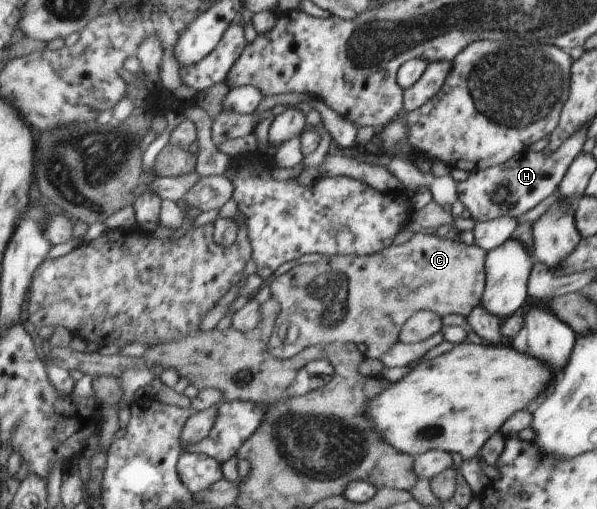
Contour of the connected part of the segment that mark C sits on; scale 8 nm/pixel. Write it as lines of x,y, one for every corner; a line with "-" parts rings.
415,230
408,242
387,247
372,256
330,256
319,262
298,264
284,275
267,282
273,298
281,306
278,339
282,339
286,347
290,347
286,355
298,355
306,347
318,344
330,347
334,343
364,343
367,347
365,357
380,359
396,343
402,343
402,327
418,311
433,311
441,318
452,313
468,316
479,305
480,298
485,293
487,257
488,252
485,249
466,245
462,241
452,241
452,235
440,238
434,232

